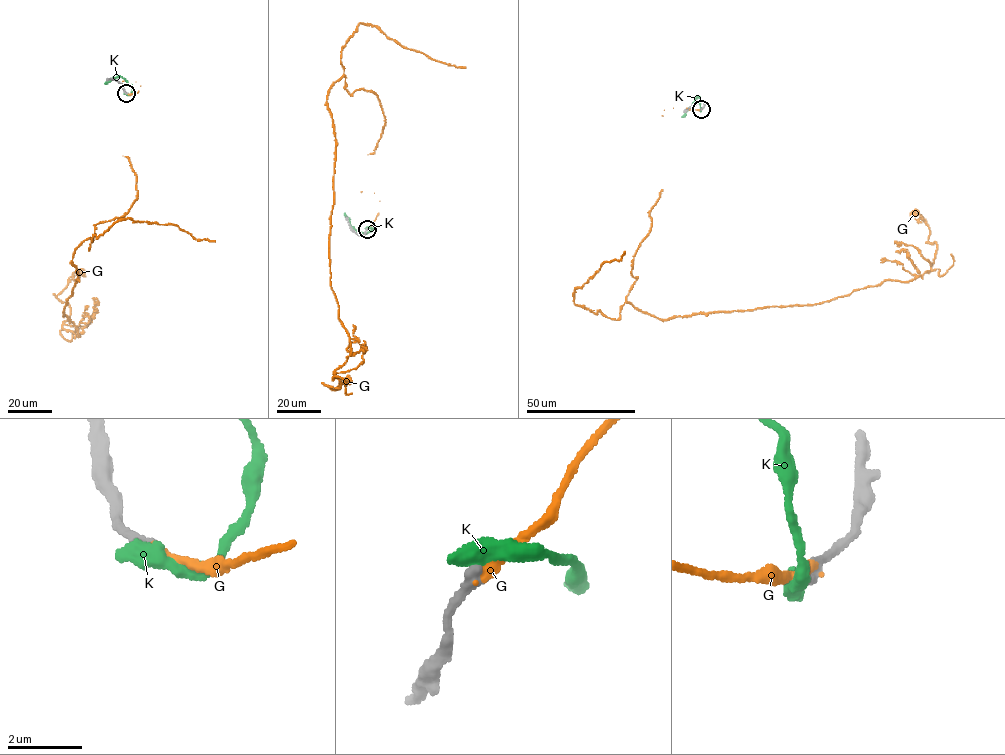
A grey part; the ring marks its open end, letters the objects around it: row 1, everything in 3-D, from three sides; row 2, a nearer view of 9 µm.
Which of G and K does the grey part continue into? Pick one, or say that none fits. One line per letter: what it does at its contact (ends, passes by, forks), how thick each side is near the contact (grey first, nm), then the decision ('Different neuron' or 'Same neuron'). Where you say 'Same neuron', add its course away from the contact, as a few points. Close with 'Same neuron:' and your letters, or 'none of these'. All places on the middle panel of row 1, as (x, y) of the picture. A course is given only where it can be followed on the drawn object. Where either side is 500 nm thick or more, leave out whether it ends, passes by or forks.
G: It ends there. Thickness 360 nm (grey) against 280 nm. Same neuron. Its course: (367, 229), (385, 119), (343, 76), (327, 98), (329, 263), (350, 354), (340, 388), (325, 385), (348, 384)
K: Thickness 360 nm (grey) against 600 nm. Different neuron
Same neuron: G

